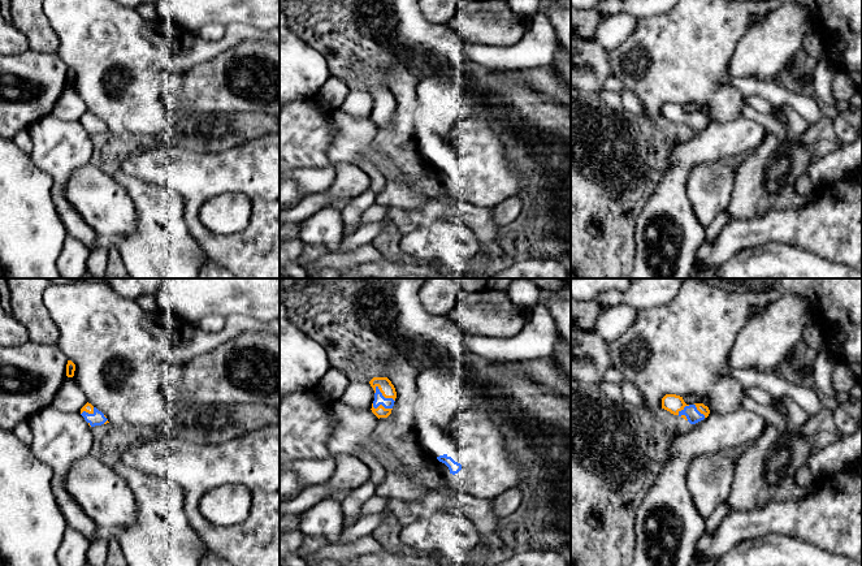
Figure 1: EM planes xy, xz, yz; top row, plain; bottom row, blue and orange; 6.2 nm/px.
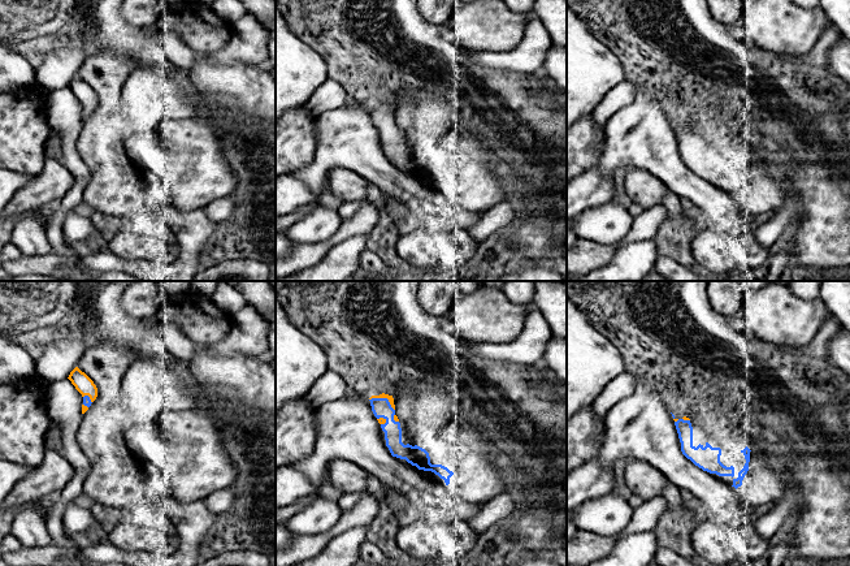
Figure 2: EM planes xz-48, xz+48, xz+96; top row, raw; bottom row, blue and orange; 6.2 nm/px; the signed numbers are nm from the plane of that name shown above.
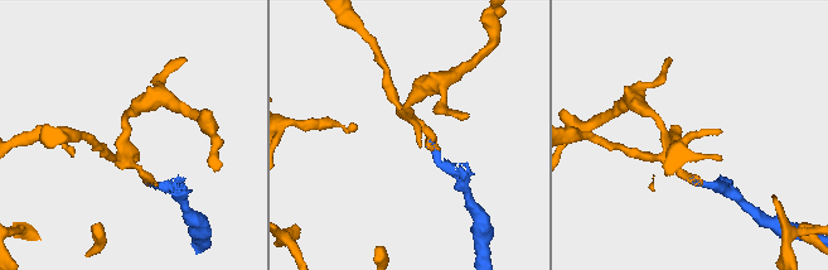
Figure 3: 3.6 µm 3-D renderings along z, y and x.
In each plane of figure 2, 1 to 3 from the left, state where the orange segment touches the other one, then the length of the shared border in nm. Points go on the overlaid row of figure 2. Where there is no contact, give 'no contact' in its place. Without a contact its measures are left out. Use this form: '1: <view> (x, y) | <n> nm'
1: xz-48 (89, 398) | 70 nm
2: xz+48 (384, 398) | 180 nm
3: xz+96 (686, 420) | 50 nm

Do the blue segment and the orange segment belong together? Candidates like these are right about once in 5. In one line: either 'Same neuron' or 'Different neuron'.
Different neuron

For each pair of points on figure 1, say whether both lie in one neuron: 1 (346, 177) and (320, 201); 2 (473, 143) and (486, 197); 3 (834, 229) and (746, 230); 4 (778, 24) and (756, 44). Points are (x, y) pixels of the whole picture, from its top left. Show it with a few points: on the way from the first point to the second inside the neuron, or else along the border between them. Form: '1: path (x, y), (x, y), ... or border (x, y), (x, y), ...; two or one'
1: path (339, 184), (326, 195); one
2: path (483, 156), (486, 168), (486, 184); one
3: path (811, 229), (769, 229); one
4: path (772, 29), (761, 40); one

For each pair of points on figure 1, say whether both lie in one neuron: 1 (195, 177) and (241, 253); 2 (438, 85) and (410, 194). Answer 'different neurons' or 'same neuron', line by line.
1: same neuron
2: different neurons

